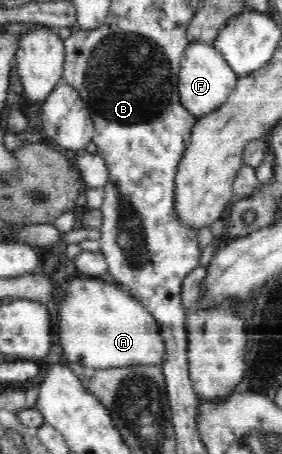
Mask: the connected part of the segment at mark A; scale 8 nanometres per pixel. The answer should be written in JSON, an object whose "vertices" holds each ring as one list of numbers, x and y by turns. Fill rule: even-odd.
{"vertices":[[70,279,68,285,62,285,62,297,54,327,59,329,56,336,63,349,64,361,80,363,95,371,132,365,162,367,164,340,160,325,142,303,125,295,118,284]]}

